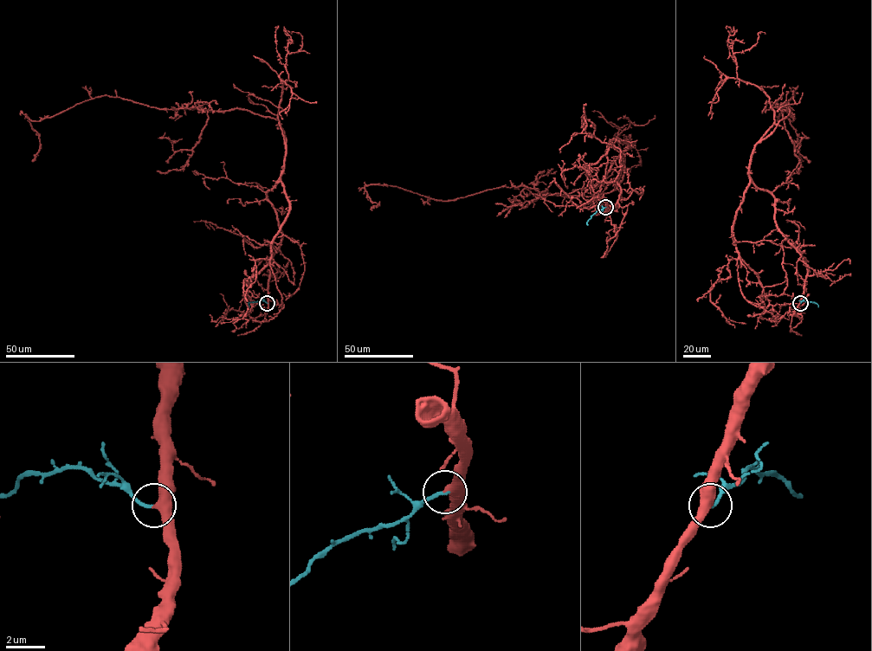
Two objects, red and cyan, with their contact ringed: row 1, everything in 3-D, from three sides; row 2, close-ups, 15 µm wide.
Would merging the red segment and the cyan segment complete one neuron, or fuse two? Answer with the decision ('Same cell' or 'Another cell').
Same cell

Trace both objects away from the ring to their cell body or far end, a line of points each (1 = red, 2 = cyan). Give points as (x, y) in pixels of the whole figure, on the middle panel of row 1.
1: (605, 207), (621, 156), (623, 178), (597, 196), (519, 185), (441, 201), (370, 184), (371, 210)
2: (605, 207), (592, 215), (588, 225)

